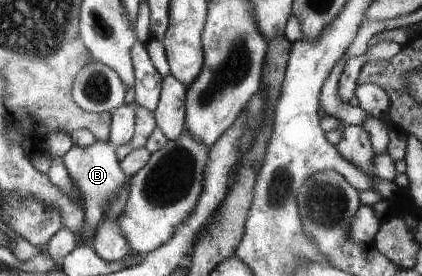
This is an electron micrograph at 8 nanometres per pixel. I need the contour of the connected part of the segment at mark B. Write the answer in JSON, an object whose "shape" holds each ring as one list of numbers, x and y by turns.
{"shape":[[109,140,94,142,86,148,71,144,68,152,61,156,64,166,68,170,68,178,72,180,72,184,76,188,76,196,84,208,84,226,80,226,80,230,82,230,80,243,90,245,94,226,104,216,108,202,116,196,116,192,122,188,124,182,129,182,129,177,118,168,118,160,114,154,115,147,115,144,112,144]]}

